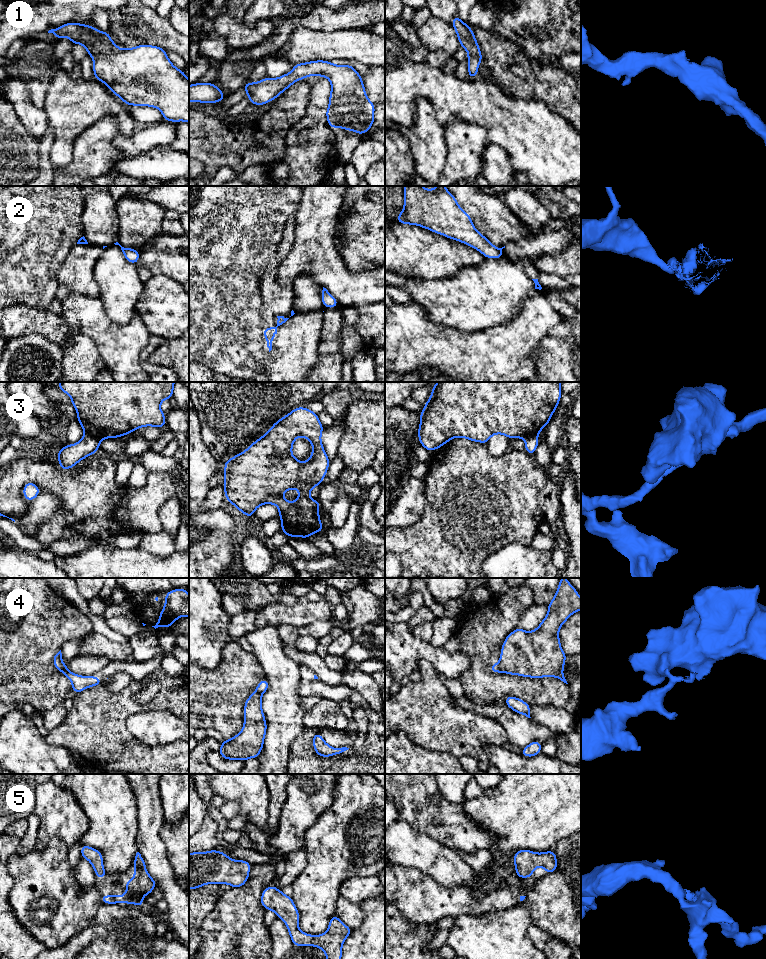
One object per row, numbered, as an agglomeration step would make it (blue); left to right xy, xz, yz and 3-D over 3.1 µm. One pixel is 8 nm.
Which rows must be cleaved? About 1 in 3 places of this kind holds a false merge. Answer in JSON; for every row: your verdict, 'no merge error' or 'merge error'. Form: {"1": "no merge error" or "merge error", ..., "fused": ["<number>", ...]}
{"1": "no merge error", "2": "merge error", "3": "merge error", "4": "merge error", "5": "no merge error", "fused": ["2", "3", "4"]}

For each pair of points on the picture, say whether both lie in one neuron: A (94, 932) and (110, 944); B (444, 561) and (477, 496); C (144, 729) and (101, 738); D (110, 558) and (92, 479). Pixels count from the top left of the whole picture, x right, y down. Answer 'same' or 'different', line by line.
A: different
B: same
C: different
D: different

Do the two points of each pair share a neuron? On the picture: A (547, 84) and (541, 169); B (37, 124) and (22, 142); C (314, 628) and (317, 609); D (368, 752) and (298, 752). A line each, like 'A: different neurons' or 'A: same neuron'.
A: different neurons
B: different neurons
C: different neurons
D: same neuron

